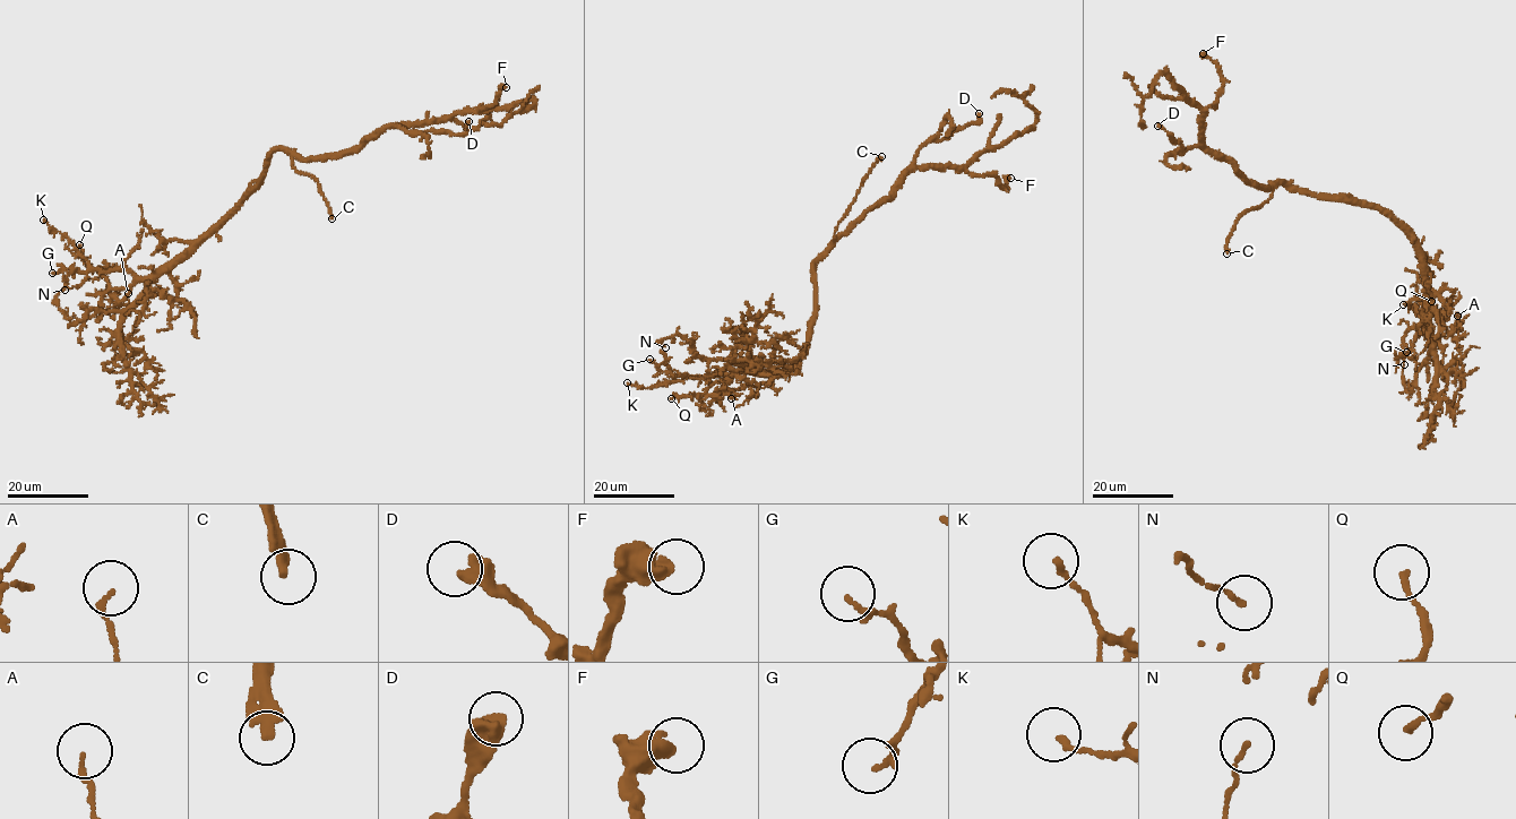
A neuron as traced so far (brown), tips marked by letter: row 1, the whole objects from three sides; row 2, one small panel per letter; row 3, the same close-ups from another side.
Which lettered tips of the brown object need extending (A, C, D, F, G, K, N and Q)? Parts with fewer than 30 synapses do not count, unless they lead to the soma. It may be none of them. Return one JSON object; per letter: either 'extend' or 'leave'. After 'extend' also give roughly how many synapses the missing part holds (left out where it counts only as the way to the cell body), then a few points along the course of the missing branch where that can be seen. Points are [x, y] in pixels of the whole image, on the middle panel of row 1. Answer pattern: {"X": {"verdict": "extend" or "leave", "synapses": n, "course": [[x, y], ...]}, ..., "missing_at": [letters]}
{"A": {"verdict": "leave"}, "C": {"verdict": "extend", "course": [[881, 156], [897, 146], [913, 148]]}, "D": {"verdict": "leave"}, "F": {"verdict": "leave"}, "G": {"verdict": "leave"}, "K": {"verdict": "leave"}, "N": {"verdict": "leave"}, "Q": {"verdict": "leave"}, "missing_at": ["C"]}

